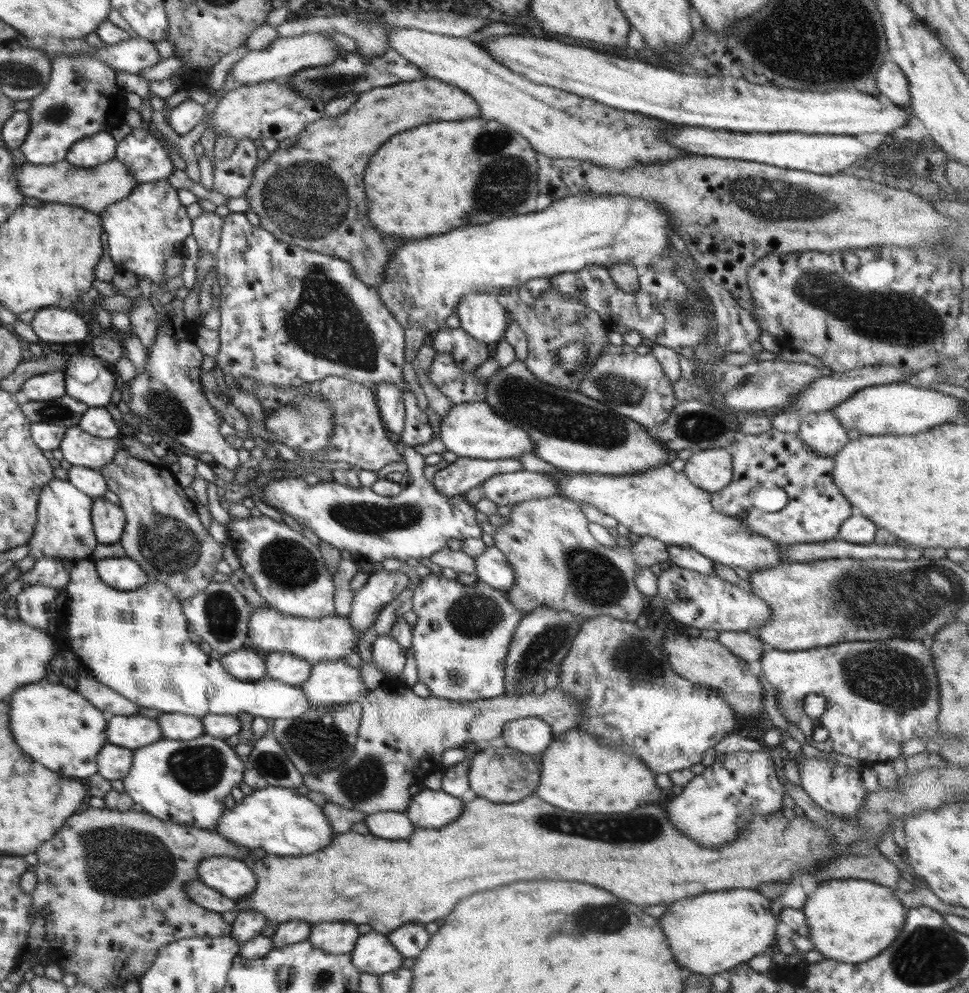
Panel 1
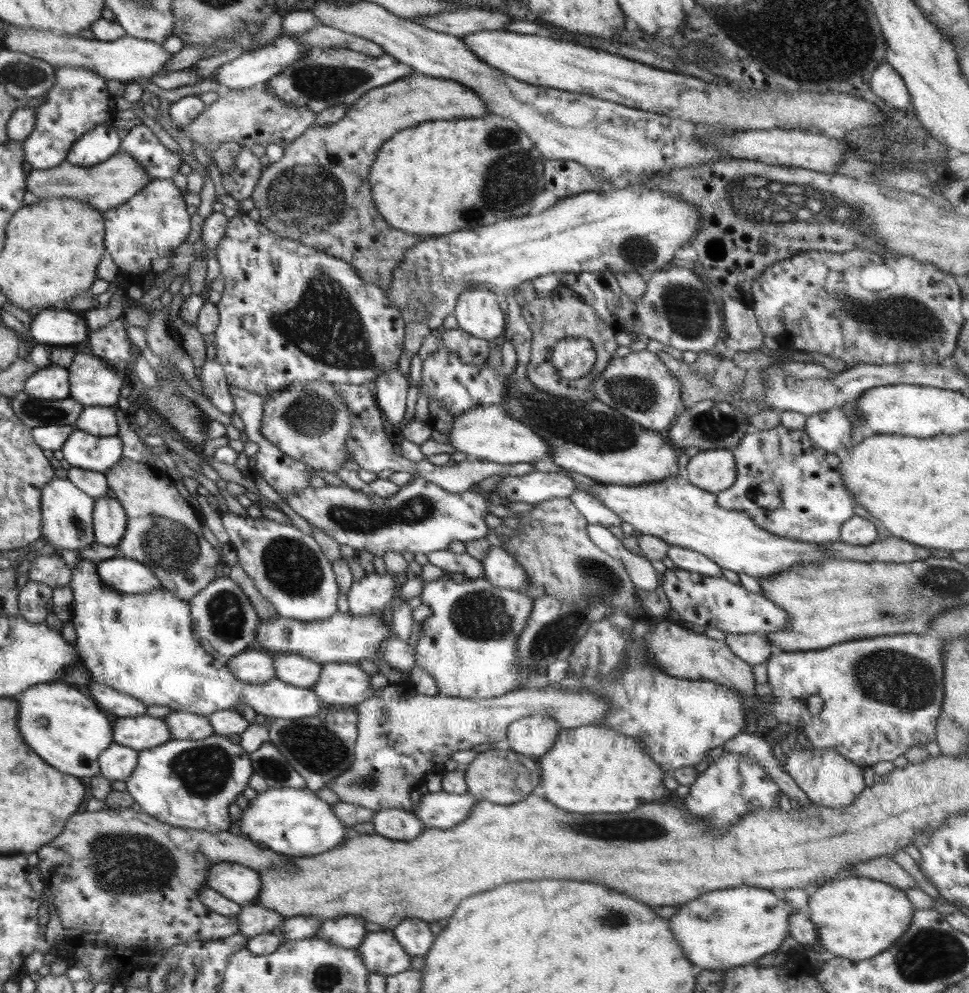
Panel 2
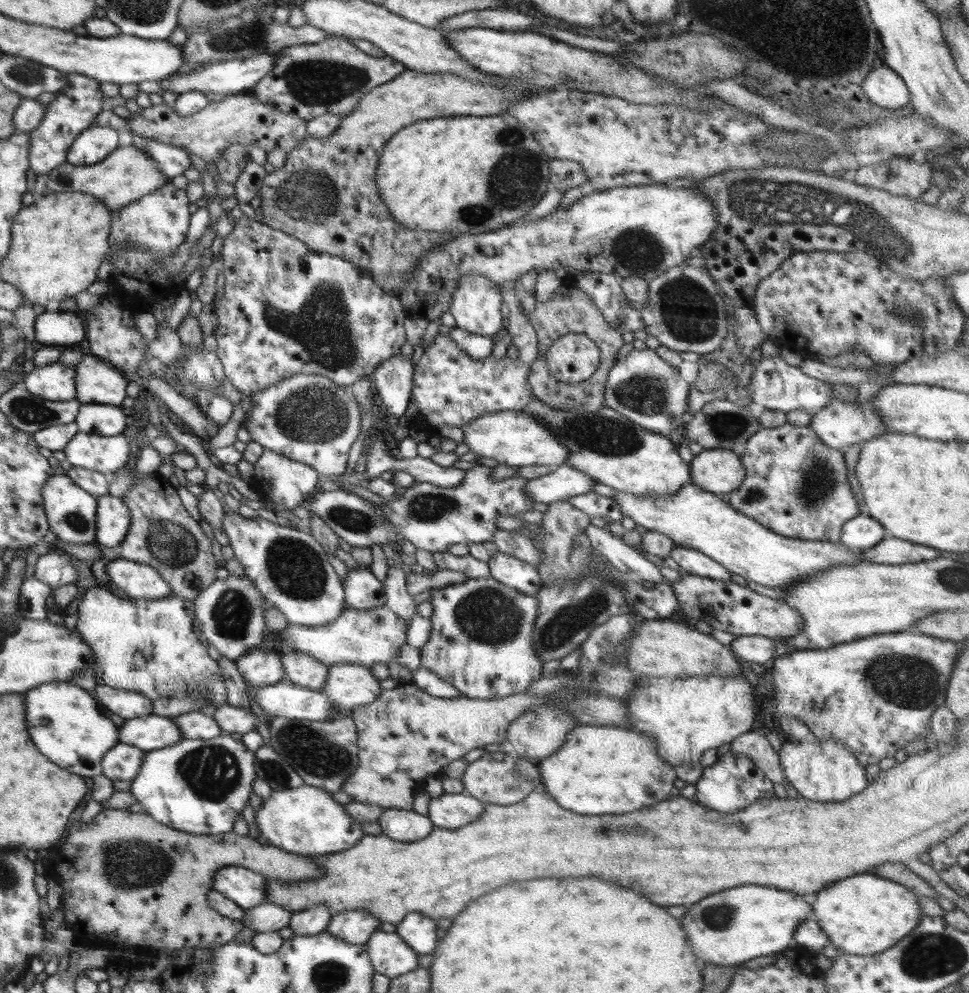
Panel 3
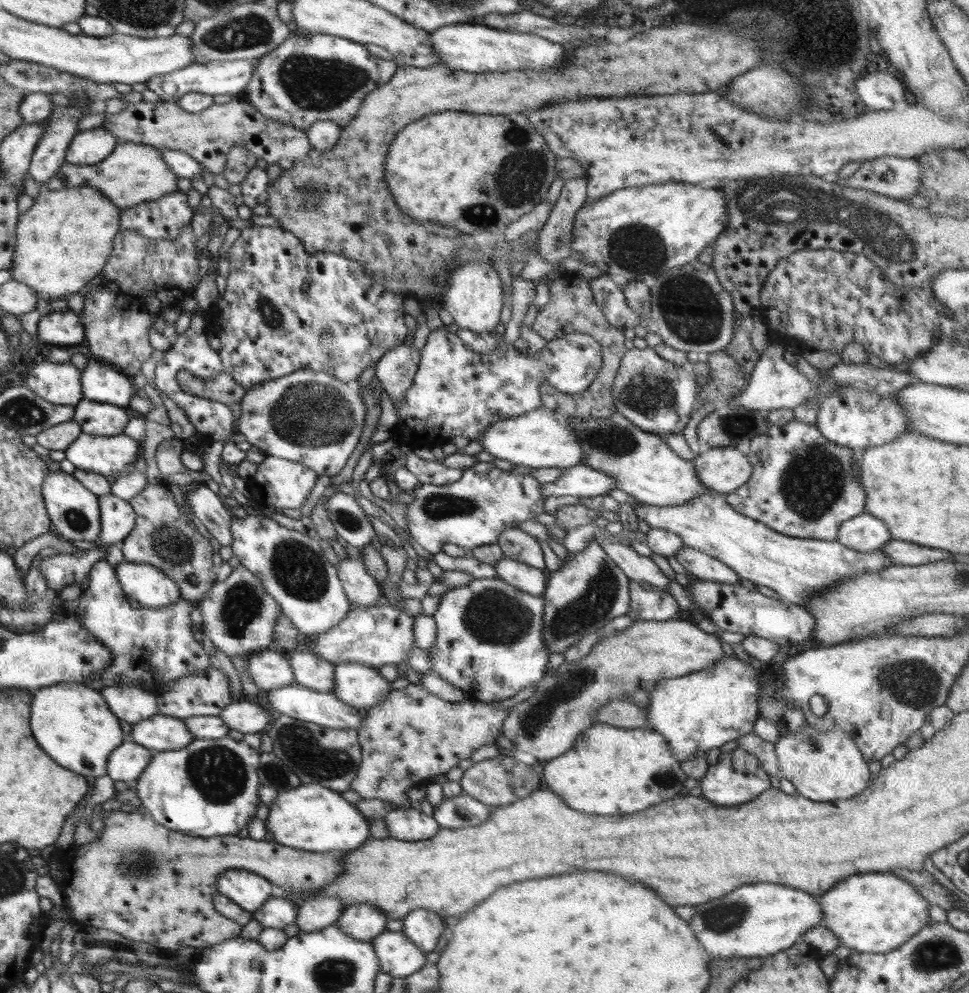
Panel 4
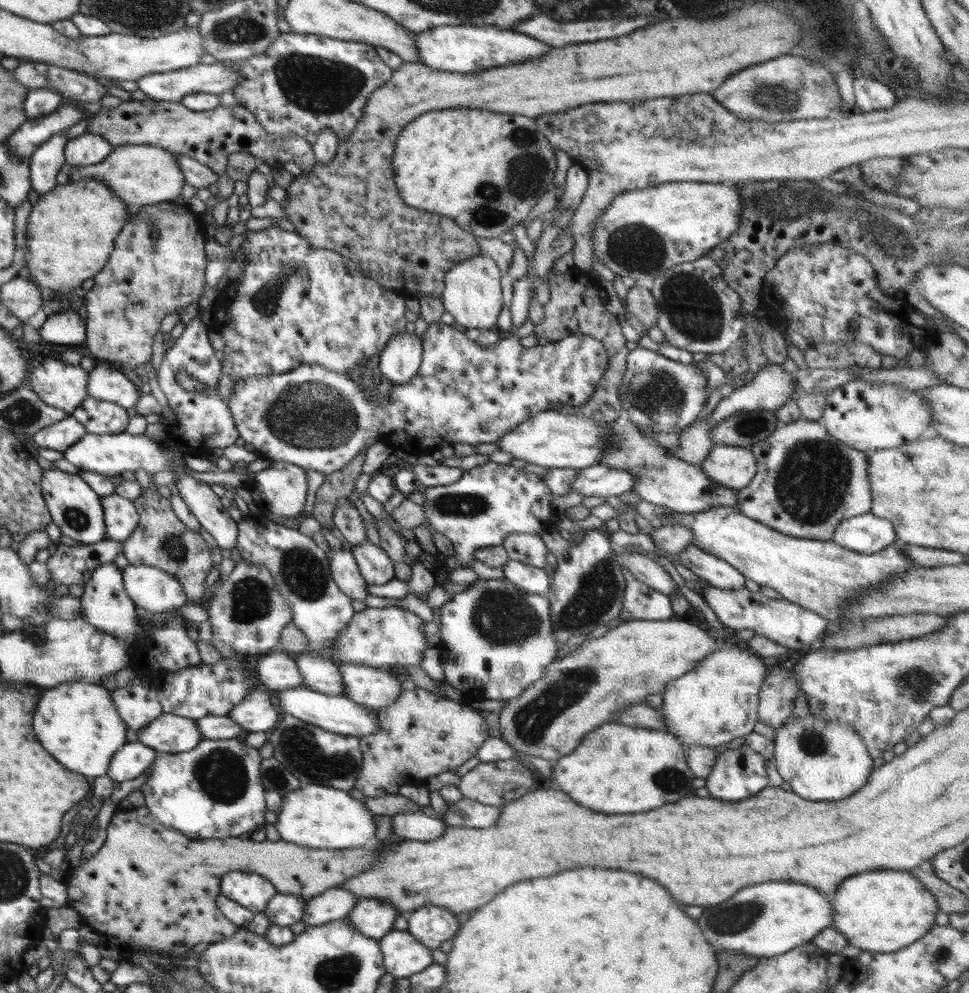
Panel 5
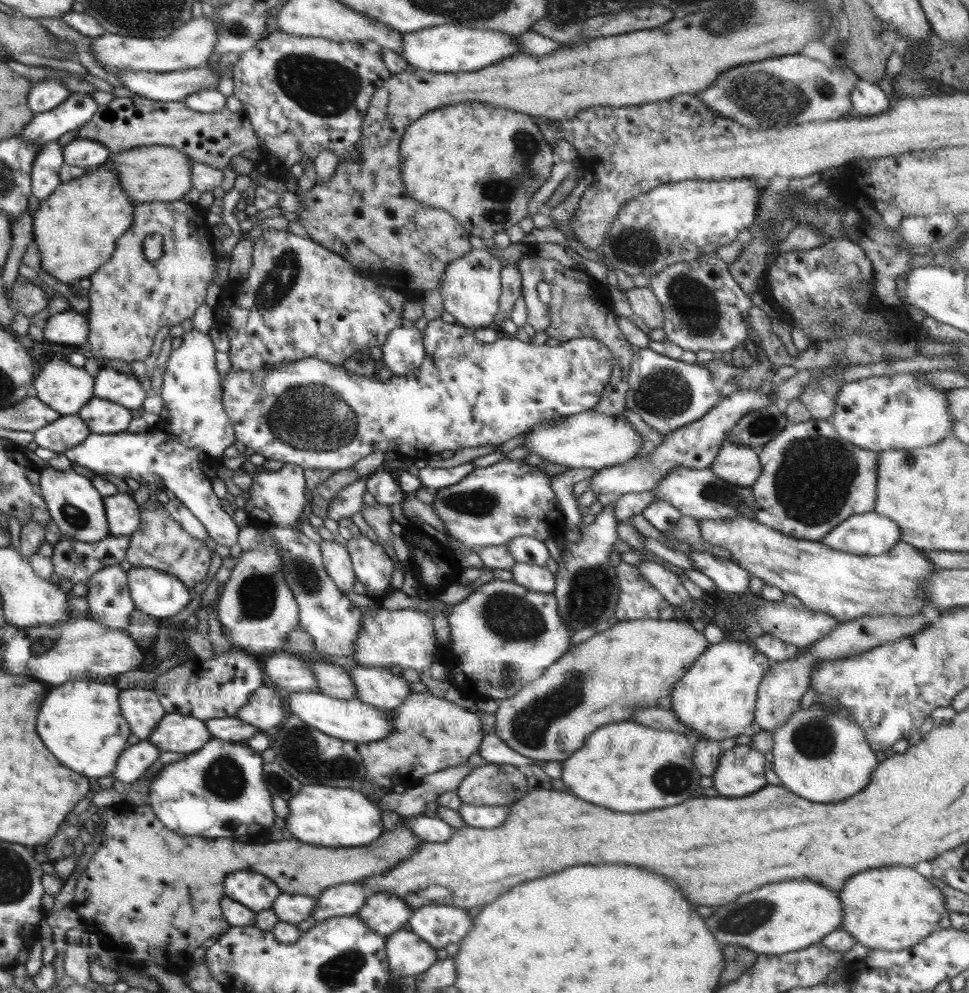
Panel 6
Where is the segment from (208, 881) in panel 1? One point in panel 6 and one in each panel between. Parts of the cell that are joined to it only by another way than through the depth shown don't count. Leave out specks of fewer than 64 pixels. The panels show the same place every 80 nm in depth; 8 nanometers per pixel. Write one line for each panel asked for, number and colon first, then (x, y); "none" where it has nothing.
2: (239, 883)
3: (246, 888)
4: (250, 890)
5: (251, 890)
6: (256, 891)

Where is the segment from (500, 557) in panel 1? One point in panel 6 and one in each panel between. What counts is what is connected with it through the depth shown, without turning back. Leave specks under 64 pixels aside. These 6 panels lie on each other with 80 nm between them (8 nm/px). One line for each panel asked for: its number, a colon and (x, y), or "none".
2: (499, 567)
3: (515, 573)
4: (531, 580)
5: (535, 580)
6: (540, 579)

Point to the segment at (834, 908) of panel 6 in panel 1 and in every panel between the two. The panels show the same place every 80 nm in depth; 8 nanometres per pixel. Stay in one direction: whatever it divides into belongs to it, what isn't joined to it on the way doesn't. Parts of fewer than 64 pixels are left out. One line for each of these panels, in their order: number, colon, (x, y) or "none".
1: (715, 931)
2: (723, 929)
3: (730, 927)
4: (759, 920)
5: (773, 918)

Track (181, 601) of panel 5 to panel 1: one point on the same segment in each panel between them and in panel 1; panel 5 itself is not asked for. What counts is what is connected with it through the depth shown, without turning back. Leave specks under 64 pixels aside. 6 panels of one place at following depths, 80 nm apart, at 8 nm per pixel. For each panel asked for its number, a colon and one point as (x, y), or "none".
1: (124, 573)
2: (127, 575)
3: (134, 579)
4: (149, 586)

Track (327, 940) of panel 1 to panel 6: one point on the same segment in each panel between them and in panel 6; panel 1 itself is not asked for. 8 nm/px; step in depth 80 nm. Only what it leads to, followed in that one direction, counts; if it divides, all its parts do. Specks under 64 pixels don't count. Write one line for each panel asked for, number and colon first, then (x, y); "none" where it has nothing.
2: (347, 932)
3: (353, 926)
4: (364, 922)
5: (374, 918)
6: (384, 913)

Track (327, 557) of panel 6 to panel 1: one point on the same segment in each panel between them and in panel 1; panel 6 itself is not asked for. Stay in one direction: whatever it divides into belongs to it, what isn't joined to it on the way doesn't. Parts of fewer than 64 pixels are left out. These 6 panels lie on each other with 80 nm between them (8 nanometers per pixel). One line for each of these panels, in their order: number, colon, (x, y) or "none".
1: (382, 587)
2: (371, 594)
3: (363, 591)
4: (361, 589)
5: (345, 571)

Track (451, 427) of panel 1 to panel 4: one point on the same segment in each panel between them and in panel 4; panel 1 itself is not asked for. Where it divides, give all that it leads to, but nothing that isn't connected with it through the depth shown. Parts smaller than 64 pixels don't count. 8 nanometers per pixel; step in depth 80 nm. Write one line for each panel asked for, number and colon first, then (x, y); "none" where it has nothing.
2: (488, 432)
3: (513, 438)
4: (539, 439)

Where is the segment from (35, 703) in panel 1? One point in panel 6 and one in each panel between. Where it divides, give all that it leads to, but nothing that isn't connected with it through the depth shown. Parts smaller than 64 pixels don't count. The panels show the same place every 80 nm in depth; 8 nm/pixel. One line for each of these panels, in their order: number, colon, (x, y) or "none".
2: (64, 726)
3: (67, 724)
4: (71, 720)
5: (79, 723)
6: (82, 722)

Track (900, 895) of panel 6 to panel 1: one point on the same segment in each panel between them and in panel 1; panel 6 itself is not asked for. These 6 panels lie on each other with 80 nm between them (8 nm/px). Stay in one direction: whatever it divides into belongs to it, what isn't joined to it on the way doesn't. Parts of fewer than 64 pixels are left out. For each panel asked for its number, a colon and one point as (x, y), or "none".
1: (851, 920)
2: (857, 918)
3: (865, 914)
4: (875, 912)
5: (883, 911)

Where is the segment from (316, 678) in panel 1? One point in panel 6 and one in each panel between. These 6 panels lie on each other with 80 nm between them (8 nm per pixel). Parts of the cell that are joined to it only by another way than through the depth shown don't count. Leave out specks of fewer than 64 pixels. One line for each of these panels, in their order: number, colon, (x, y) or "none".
2: (343, 683)
3: (350, 685)
4: (358, 685)
5: (376, 688)
6: (384, 688)

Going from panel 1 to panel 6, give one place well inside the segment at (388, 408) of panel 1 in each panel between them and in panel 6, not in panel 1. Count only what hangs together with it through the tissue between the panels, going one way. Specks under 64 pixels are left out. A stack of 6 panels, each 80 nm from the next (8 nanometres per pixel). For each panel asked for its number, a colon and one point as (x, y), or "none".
2: (391, 386)
3: (393, 379)
4: (396, 369)
5: (400, 360)
6: (403, 352)

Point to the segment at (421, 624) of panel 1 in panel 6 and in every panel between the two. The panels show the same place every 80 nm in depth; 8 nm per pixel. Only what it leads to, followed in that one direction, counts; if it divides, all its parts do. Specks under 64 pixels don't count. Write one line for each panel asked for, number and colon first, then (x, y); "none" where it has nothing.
2: (468, 643)
3: (480, 643)
4: (489, 642)
5: (496, 639)
6: (504, 636)

